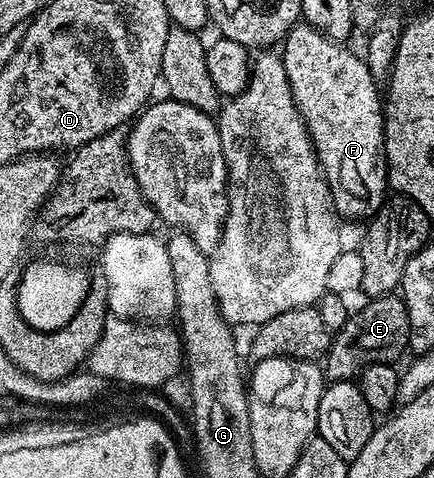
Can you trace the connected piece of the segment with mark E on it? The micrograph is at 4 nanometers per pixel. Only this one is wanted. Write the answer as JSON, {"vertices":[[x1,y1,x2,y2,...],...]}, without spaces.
{"vertices":[[395,293,384,294,378,298,365,301,366,304,360,311,353,313,346,320,346,324,341,330,335,331,334,337,328,343,328,353,323,355,322,369,325,379,332,382,346,382,355,379,361,370,375,362,395,363,396,357,403,350,409,349,408,344,408,306,403,297]]}

